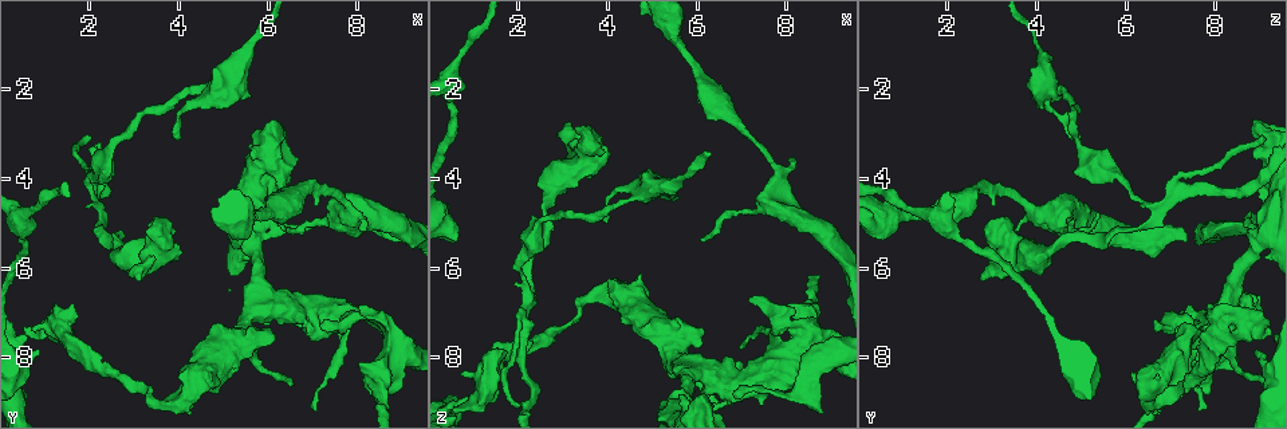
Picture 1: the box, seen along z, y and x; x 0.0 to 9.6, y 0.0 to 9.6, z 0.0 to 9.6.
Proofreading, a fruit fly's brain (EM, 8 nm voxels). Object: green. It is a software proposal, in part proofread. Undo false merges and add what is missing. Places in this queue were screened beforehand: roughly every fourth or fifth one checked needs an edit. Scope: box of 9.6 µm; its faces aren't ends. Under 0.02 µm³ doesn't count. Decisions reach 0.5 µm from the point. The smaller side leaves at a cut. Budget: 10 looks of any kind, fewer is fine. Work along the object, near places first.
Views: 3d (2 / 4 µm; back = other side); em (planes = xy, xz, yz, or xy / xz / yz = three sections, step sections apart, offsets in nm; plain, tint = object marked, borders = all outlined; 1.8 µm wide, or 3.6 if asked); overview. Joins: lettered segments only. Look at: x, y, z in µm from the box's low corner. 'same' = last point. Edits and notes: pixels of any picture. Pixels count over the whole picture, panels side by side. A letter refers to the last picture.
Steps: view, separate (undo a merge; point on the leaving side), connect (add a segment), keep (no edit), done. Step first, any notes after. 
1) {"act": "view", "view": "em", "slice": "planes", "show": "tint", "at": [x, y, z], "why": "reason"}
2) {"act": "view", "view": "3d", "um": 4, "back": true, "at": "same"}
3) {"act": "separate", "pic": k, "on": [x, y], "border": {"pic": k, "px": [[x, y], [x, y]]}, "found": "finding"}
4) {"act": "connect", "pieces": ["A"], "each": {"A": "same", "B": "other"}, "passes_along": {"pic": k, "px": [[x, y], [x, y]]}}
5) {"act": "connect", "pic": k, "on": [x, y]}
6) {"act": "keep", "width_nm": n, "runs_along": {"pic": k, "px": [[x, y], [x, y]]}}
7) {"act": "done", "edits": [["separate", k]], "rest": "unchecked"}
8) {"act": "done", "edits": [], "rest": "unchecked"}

{"act": "view", "view": "3d", "um": 2, "back": true, "at": [4.95, 1.85, 4.20], "why": "arms run side by side"}

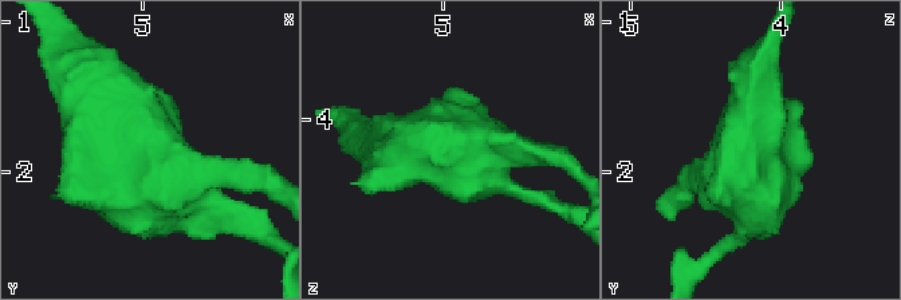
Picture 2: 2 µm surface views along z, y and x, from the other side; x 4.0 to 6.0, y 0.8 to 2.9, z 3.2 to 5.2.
{"act": "view", "view": "em", "slice": "planes", "show": "tint", "at": [4.98, 1.84, 4.20], "why": "need the tissue"}

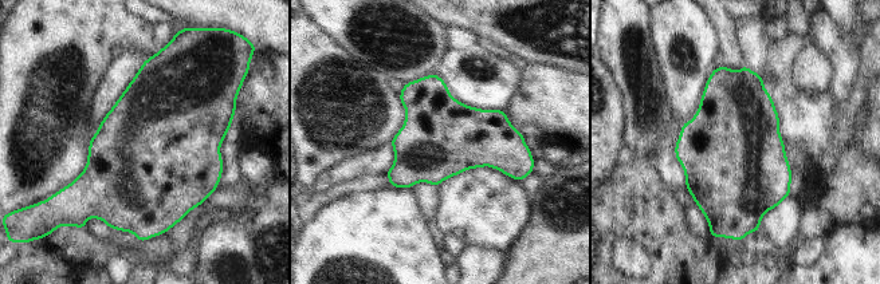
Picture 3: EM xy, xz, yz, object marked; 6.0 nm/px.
{"act": "view", "view": "em", "slice": "planes", "show": "borders", "at": "same", "why": "see the neighbours"}

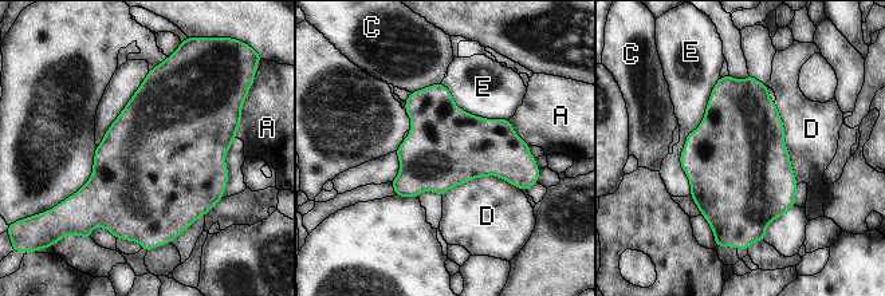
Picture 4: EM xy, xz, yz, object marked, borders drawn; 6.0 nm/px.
{"act": "keep", "each": {"A": "other", "C": "other", "D": "other", "E": "other"}, "border": {"pic": 4, "px": [[774, 102], [798, 184]]}, "found": "all the same neuron"}

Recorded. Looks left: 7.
{"act": "view", "view": "em", "slice": "planes", "show": "tint", "at": [6.10, 4.75, 5.35], "why": "tapers out"}

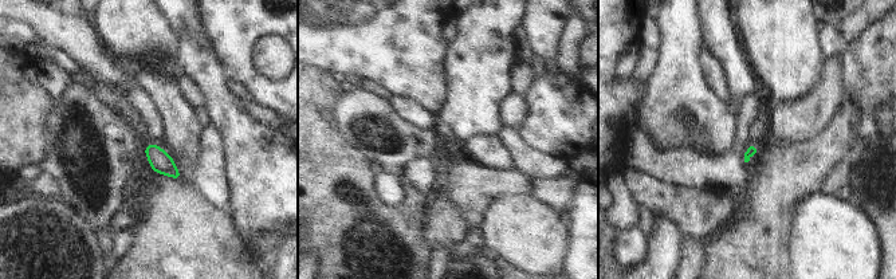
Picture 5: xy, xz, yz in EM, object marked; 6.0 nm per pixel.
{"act": "view", "view": "em", "slice": "planes", "show": "borders", "at": "same"}

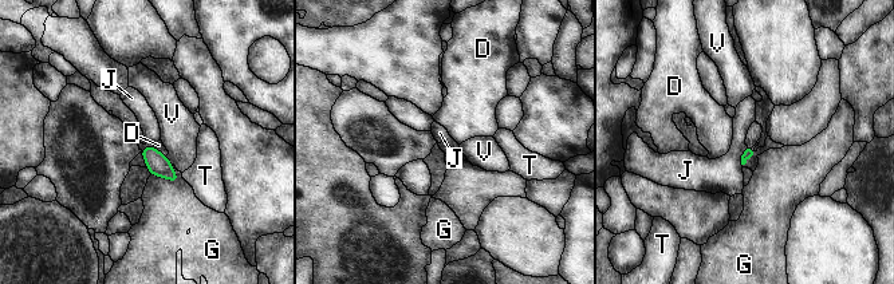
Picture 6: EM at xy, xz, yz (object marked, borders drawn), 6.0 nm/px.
{"act": "keep", "each": {"D": "other", "G": "other", "J": "other", "T": "other", "V": "other"}, "border": {"pic": 6, "px": [[747, 146], [741, 154], [741, 165]]}, "found": "no lettered segment goes on from it"}

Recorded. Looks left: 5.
{"act": "view", "view": "em", "slice": "planes", "show": "borders", "at": [2.30, 4.75, 6.70], "why": "sharp bend"}

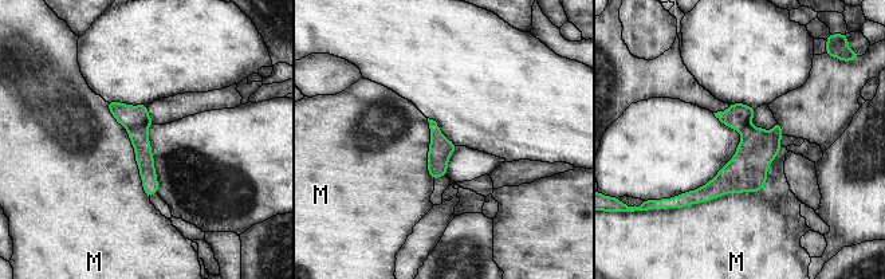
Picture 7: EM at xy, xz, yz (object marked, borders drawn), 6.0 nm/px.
{"act": "separate", "pic": 7, "on": [130, 117], "width_nm": 140, "each": {"M": "other"}, "border": {"pic": 7, "px": [[146, 128], [128, 130]]}, "found": "a second neuron is stuck on"}

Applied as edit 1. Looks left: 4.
{"act": "view", "view": "3d", "um": 2, "at": [1.65, 6.85, 7.85], "why": "an open end"}

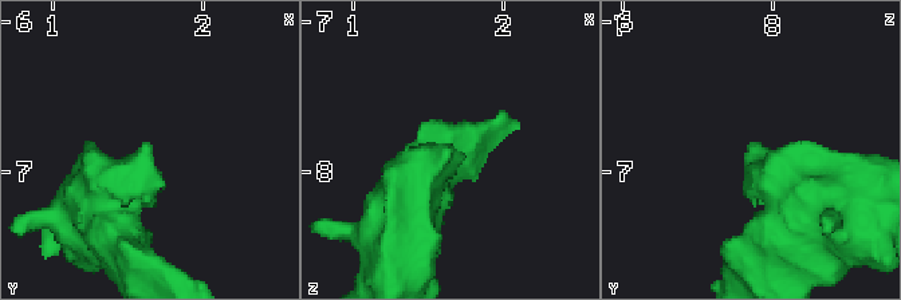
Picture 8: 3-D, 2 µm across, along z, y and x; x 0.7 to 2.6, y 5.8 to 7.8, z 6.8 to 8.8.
{"act": "view", "view": "em", "slice": "xz", "step": 16, "show": "borders", "at": [1.62, 6.80, 7.86], "why": "now the EM"}

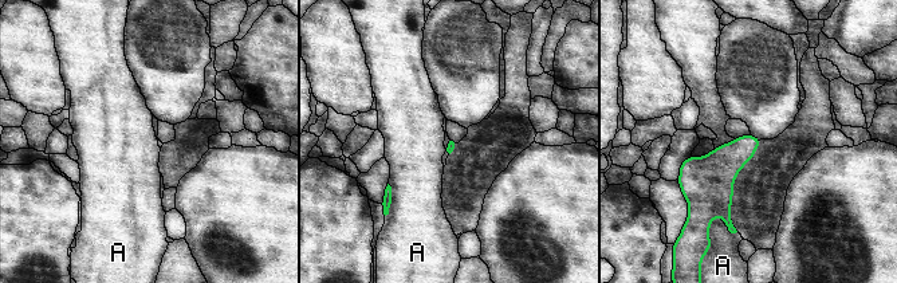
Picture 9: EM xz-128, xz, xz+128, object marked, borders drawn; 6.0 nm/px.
{"act": "view", "view": "em", "slice": "xy", "step": 8, "show": "borders", "at": "same", "why": "cut it another way"}

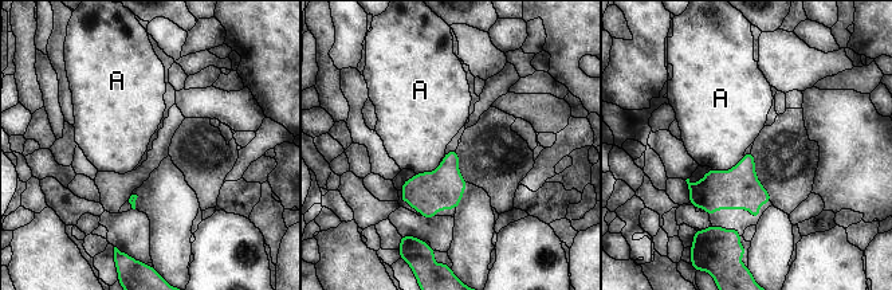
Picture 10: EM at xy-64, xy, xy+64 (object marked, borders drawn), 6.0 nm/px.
{"act": "keep", "width_nm": 150, "each": {"A": "other"}, "border": {"pic": 10, "px": [[743, 156], [725, 171], [712, 169]]}, "found": "none of them fits"}

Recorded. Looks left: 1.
{"act": "done", "edits": [["separate", 7]], "rest": "unchecked"}

